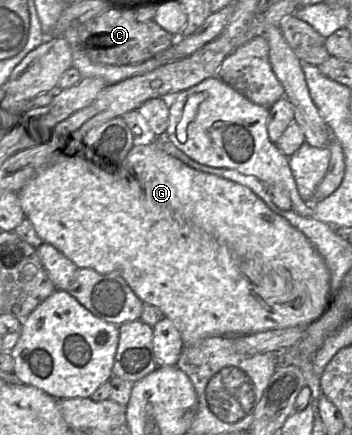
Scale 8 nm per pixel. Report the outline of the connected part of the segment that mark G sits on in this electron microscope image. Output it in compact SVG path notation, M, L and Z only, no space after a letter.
M140 142L128 158L117 166L101 164L82 152L66 154L48 164L25 186L16 192L25 219L29 220L43 243L52 245L77 268L87 268L99 274L117 273L134 294L145 304L157 307L163 317L171 320L179 331L183 347L215 336L234 336L268 330L306 326L327 297L331 273L316 248L303 232L281 215L273 212L251 189L214 174L189 167L179 159L160 150L154 142Z

